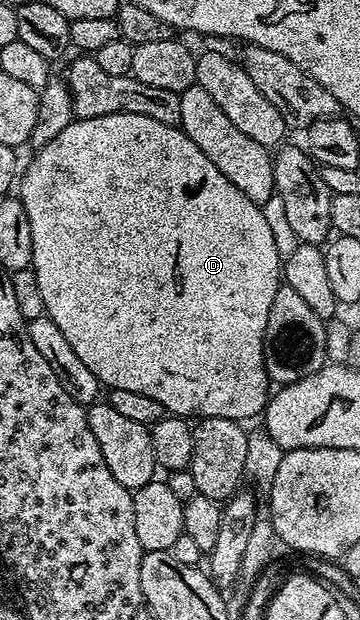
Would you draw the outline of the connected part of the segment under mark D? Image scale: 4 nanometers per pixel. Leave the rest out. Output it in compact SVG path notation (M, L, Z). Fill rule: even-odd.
M111 113L90 119L74 118L73 122L67 125L67 129L63 129L63 133L55 137L55 141L40 148L34 155L37 156L30 161L26 171L24 168L19 179L19 191L21 187L19 198L23 209L27 209L27 221L31 221L31 253L33 254L31 269L39 281L39 293L43 293L45 314L51 321L55 321L55 325L59 325L63 337L67 337L67 342L71 344L71 349L75 349L75 354L83 361L83 365L87 365L87 369L91 369L91 373L95 373L95 377L106 388L131 389L131 393L144 393L146 397L155 397L155 401L159 401L159 405L163 405L170 415L202 419L227 417L238 421L246 421L245 419L251 418L252 415L260 416L267 402L265 390L271 387L269 374L265 371L267 313L271 313L271 301L275 301L275 293L283 283L283 260L275 249L275 237L271 237L271 228L267 226L264 210L247 197L243 197L243 193L239 193L239 189L235 189L235 185L231 185L231 181L227 181L227 177L223 177L223 173L219 173L219 169L215 169L211 161L207 161L207 156L199 149L199 145L195 145L195 141L191 141L191 137L187 137L180 126L163 125L163 121L151 121L151 117L143 117L139 113Z

